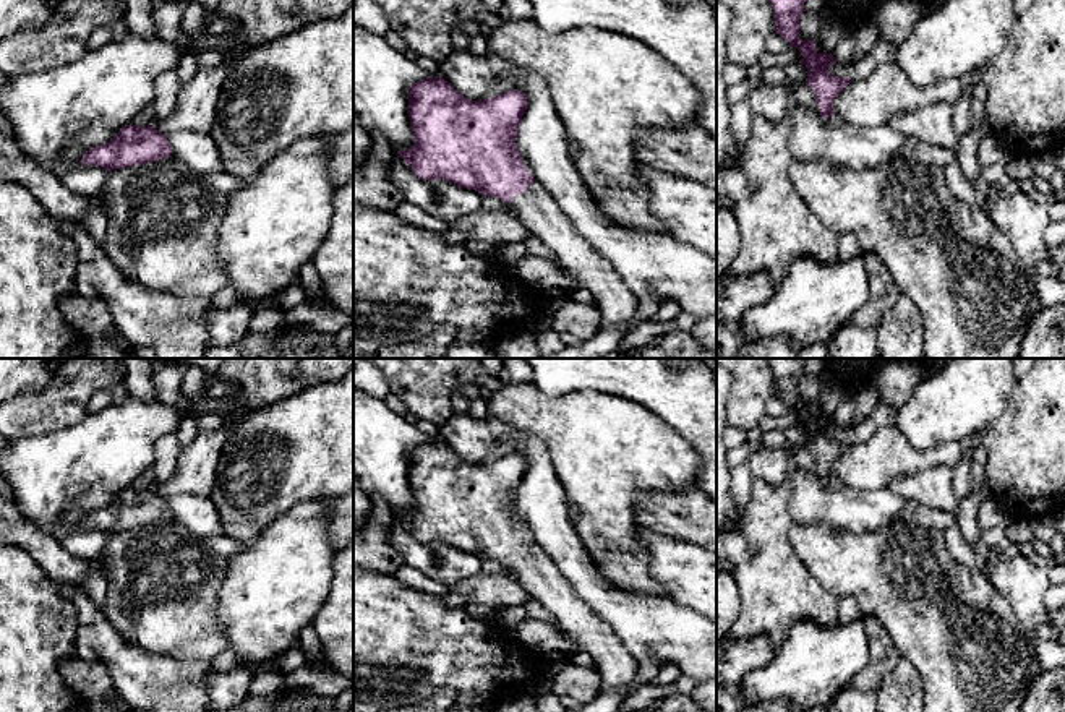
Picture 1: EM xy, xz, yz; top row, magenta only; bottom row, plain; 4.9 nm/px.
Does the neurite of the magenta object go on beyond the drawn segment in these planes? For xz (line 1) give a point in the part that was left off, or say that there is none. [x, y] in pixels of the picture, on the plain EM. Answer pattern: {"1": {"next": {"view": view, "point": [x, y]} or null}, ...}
{"1": {"next": {"view": "xz", "point": [538, 574]}}}

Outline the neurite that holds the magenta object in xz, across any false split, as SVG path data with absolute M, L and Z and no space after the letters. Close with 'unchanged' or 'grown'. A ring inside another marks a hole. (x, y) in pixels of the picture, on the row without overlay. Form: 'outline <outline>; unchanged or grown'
outline M438 438L413 446L407 454L407 462L413 508L397 517L410 529L412 535L421 543L443 542L460 553L470 551L483 560L503 563L530 597L553 615L556 626L592 655L600 675L600 693L622 691L626 697L632 694L639 663L616 637L611 626L577 595L567 577L548 553L527 535L520 522L515 501L527 474L527 459L519 453L511 453L494 461L472 464Z; grown

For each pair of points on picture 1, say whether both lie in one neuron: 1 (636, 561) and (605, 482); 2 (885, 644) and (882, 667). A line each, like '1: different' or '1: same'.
1: same
2: same

